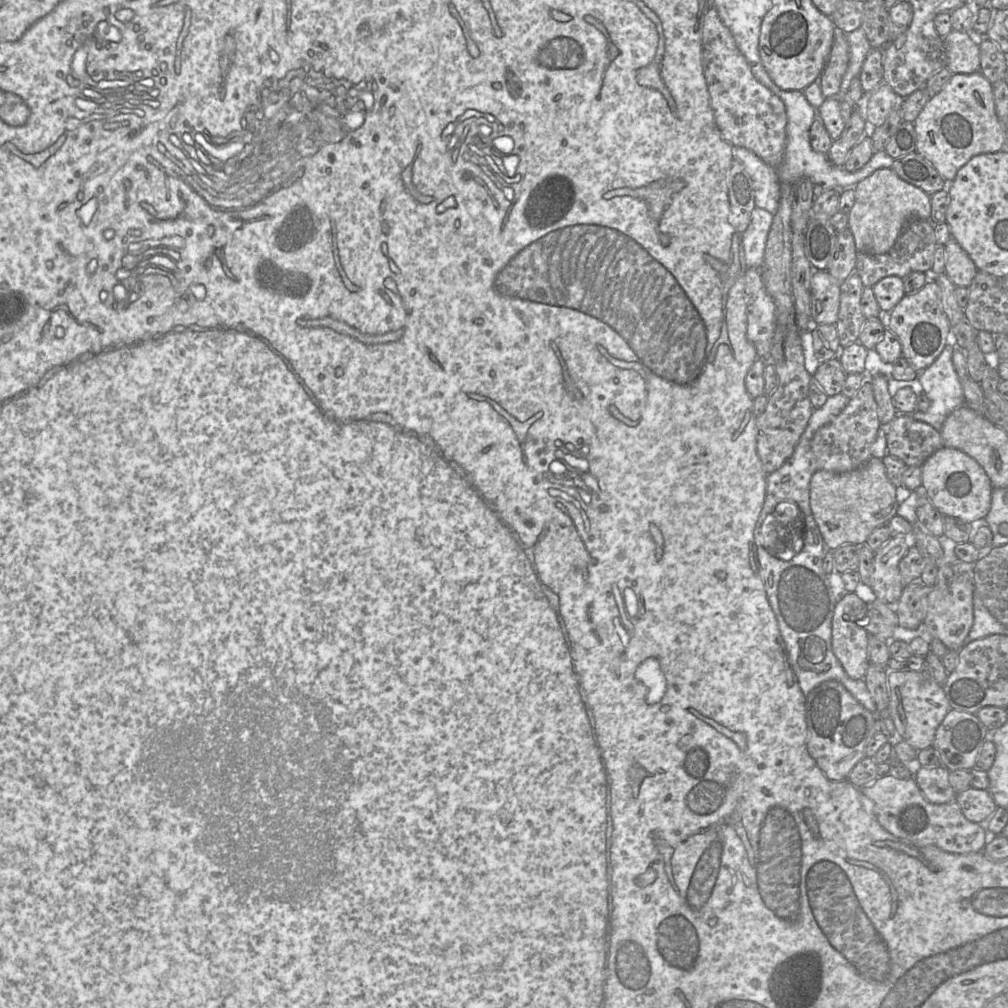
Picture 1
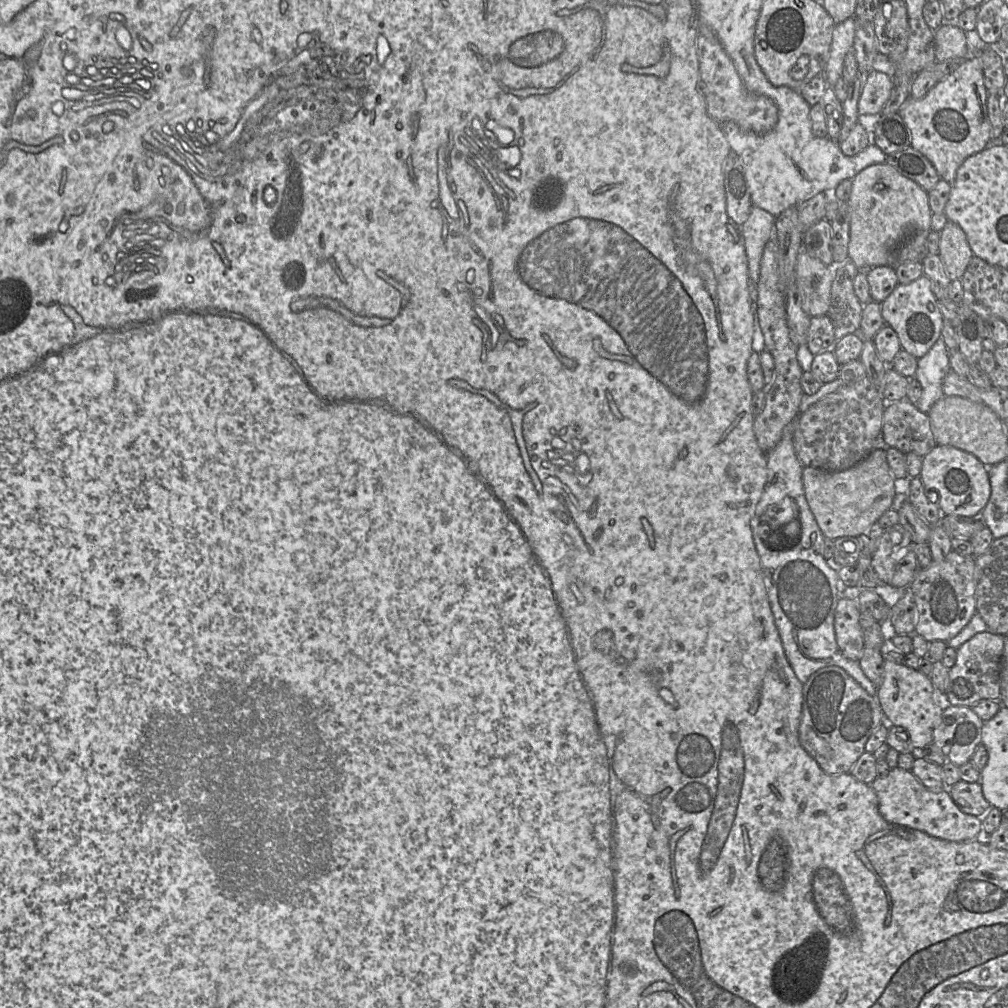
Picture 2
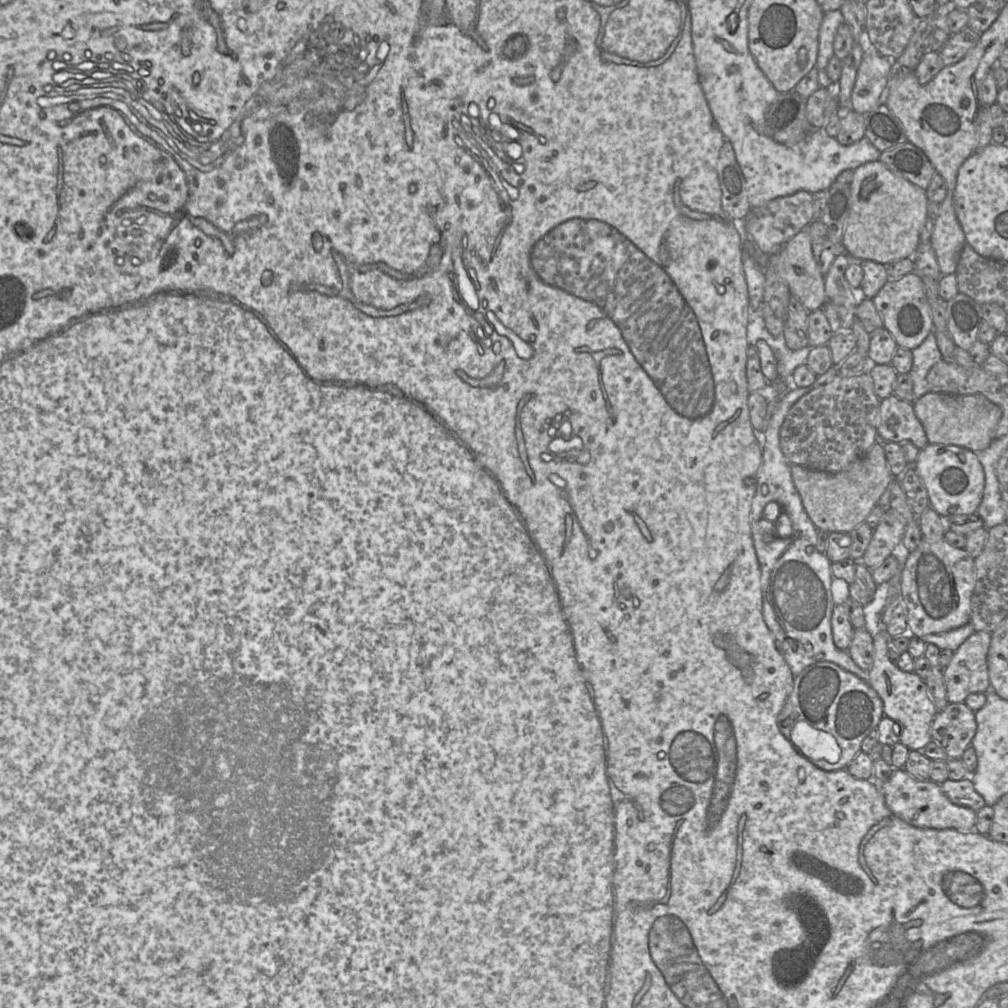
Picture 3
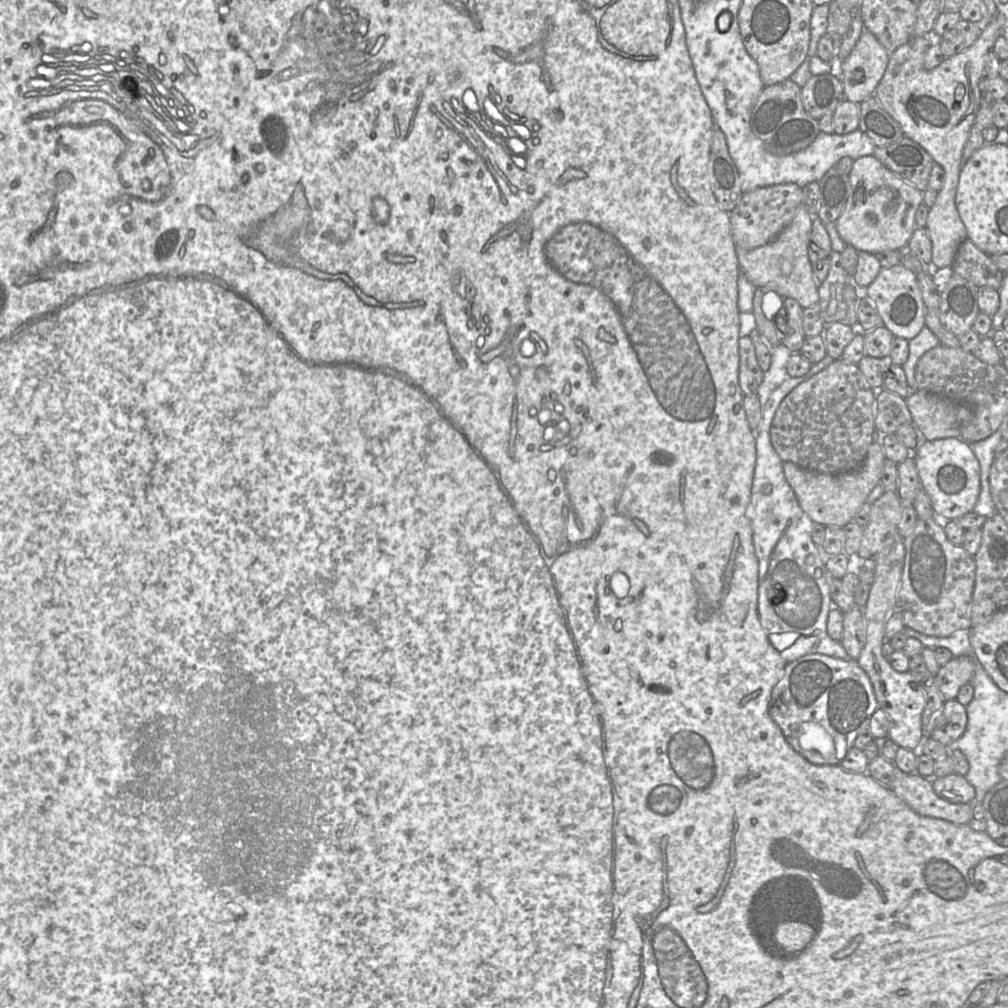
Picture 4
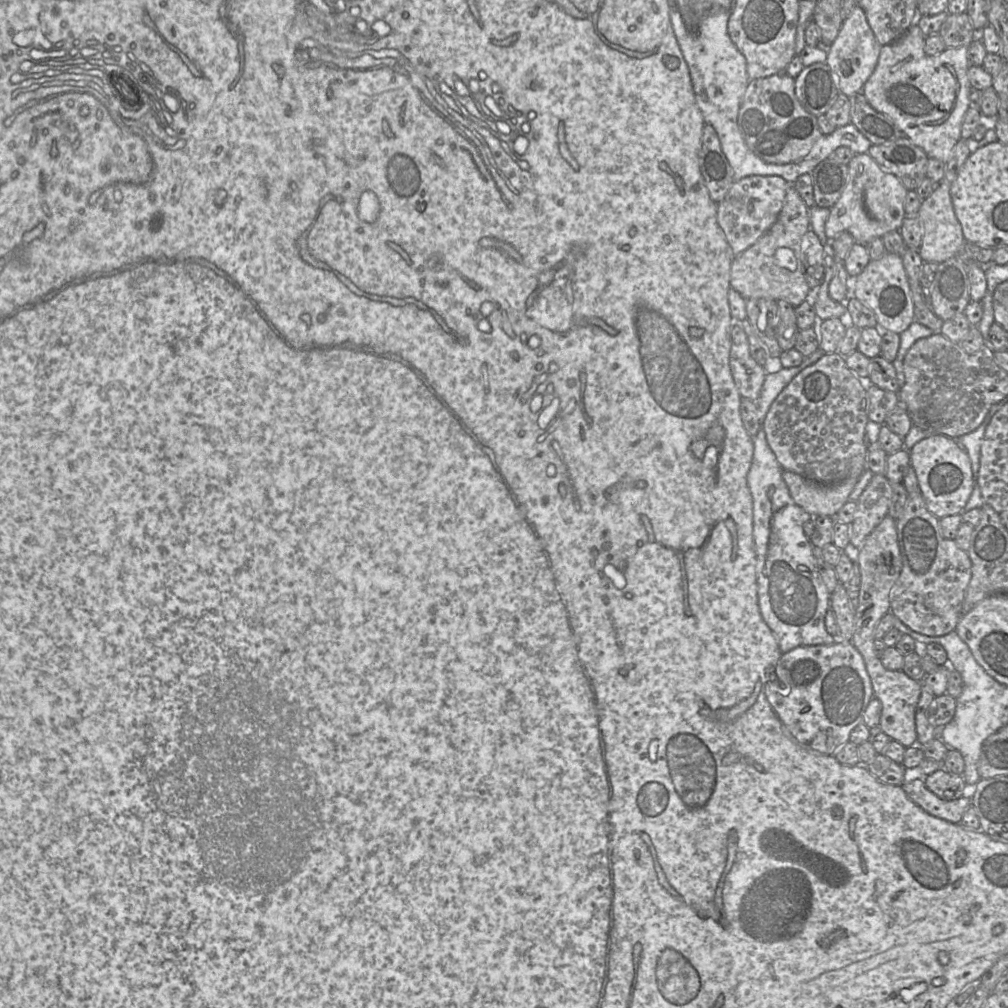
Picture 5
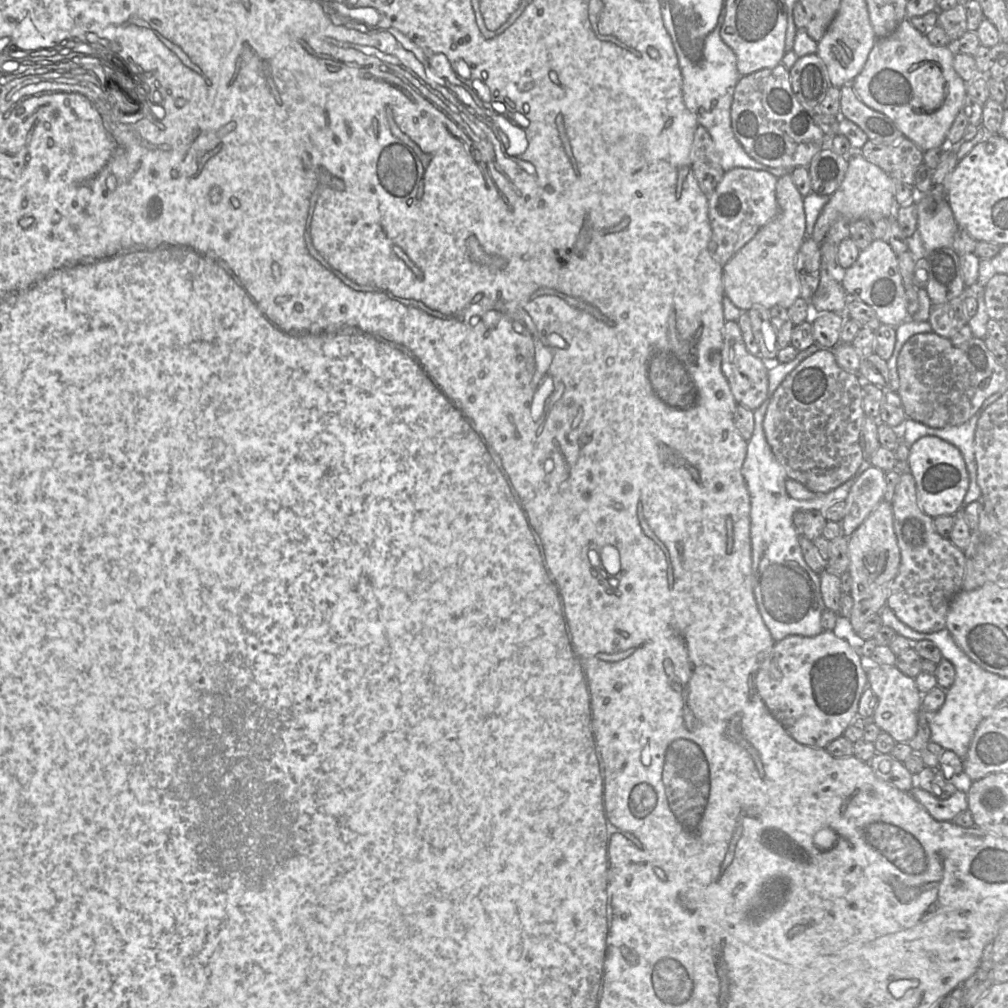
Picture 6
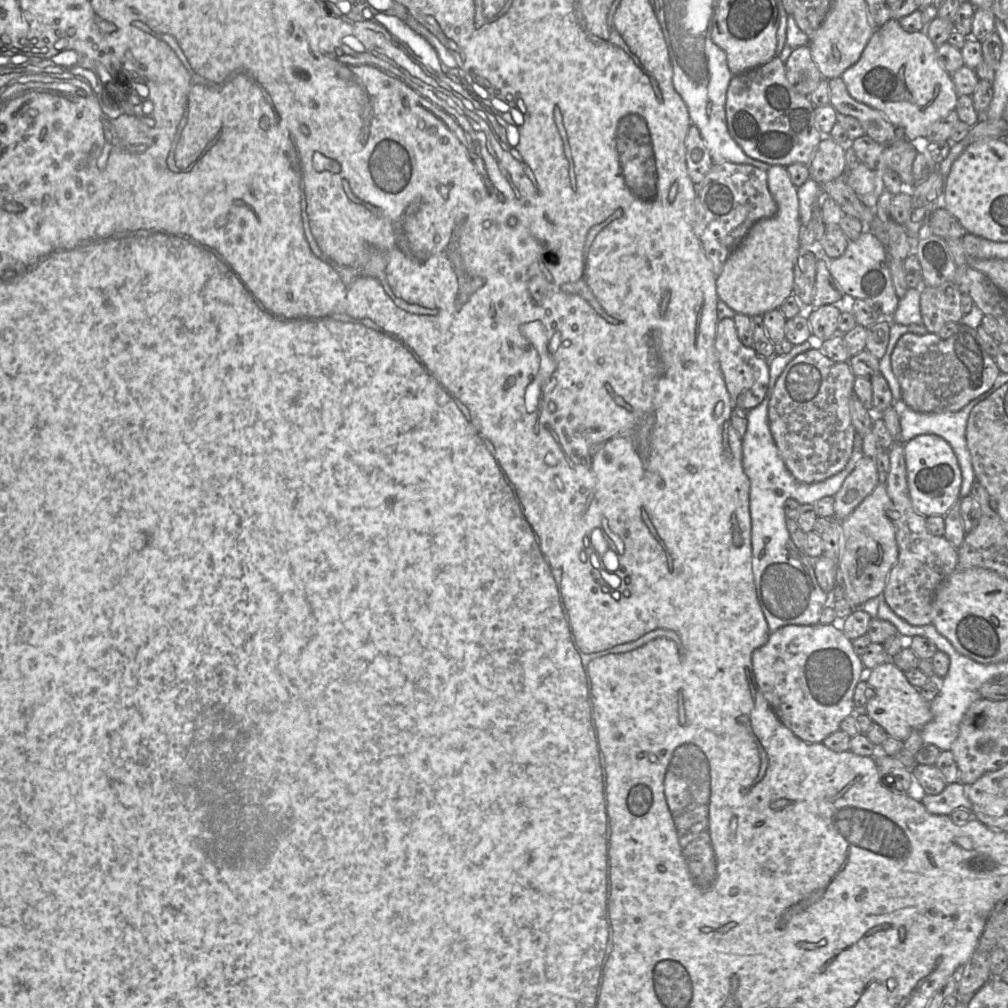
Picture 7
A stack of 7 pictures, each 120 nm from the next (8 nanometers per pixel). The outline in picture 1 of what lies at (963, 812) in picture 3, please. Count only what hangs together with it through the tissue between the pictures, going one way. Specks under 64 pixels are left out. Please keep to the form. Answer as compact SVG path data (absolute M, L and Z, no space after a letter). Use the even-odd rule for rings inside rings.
M890 774L860 789L880 825L904 842L919 847L932 845L955 854L982 852L986 846L985 824L968 820L955 800L945 804L929 802L914 777L903 779Z

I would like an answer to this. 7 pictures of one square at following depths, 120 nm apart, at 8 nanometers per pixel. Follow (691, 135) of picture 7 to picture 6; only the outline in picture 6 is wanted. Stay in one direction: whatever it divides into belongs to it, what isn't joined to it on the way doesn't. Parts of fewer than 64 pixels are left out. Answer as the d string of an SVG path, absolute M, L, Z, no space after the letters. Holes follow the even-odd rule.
M698 125L690 151L694 176L704 194L711 194L721 182L725 171L708 130Z

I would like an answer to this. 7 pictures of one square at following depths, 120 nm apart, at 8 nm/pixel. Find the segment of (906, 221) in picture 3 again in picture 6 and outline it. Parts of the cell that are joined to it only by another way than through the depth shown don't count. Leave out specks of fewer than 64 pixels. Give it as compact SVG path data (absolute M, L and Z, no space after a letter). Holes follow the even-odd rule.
M853 152L848 158L848 168L839 188L830 196L829 202L819 215L812 233L812 239L821 244L827 238L829 228L839 217L850 221L863 218L897 218L899 205L895 200L895 183L883 169L867 160L861 152Z

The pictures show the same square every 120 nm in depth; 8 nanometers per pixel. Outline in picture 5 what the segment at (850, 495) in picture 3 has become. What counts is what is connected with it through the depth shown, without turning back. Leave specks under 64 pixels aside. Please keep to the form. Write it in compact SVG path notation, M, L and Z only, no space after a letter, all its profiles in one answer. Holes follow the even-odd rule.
M783 470L790 495L795 503L811 516L833 516L849 500L857 478L824 484L811 481L795 472Z

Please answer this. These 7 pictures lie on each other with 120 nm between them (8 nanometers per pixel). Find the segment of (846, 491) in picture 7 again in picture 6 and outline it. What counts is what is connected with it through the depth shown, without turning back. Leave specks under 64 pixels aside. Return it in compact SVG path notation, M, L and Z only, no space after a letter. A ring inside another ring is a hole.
M870 466L852 485L845 499L845 515L841 524L842 534L849 537L884 499L885 472Z

